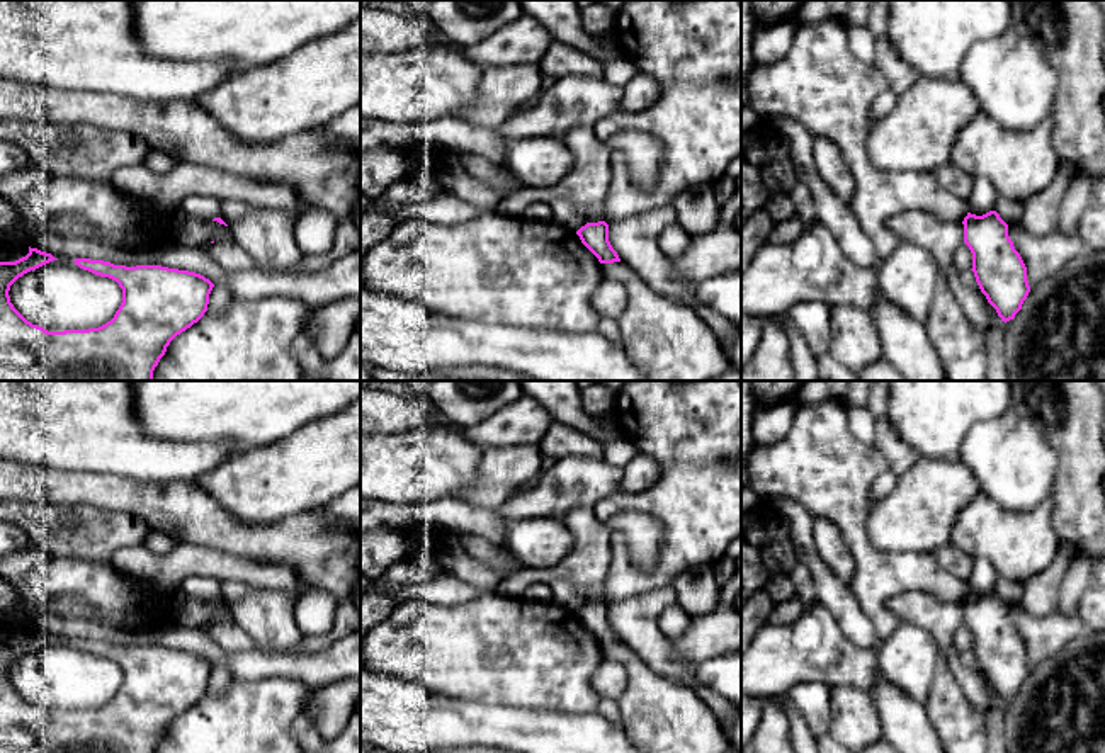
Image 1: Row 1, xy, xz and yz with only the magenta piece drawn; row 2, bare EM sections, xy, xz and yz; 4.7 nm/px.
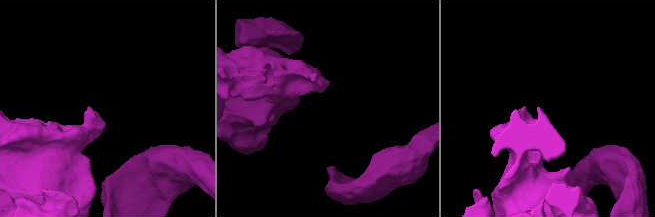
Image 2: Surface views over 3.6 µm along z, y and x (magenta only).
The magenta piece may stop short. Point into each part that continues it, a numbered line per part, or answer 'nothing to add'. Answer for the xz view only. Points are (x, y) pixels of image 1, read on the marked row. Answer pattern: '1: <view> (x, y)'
nothing to add

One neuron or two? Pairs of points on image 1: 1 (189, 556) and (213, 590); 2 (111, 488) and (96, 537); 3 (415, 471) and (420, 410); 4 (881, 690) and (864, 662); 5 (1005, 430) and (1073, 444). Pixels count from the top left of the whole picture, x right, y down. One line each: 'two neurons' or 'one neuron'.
1: two neurons
2: two neurons
3: two neurons
4: two neurons
5: two neurons

